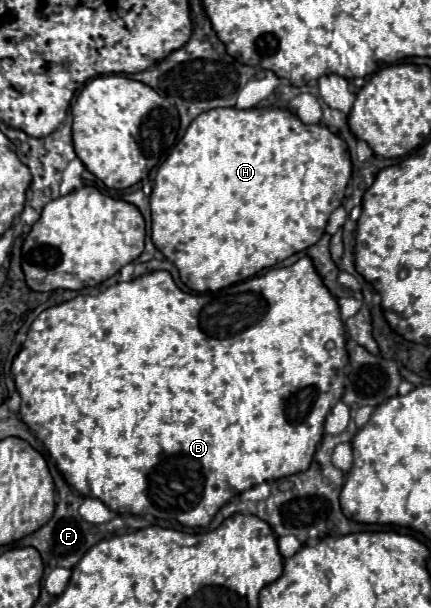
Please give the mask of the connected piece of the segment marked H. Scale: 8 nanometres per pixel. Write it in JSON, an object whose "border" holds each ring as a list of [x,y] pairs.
{"border":[[[220,107],[204,111],[158,167],[150,195],[152,241],[178,267],[184,285],[198,293],[218,291],[314,245],[324,235],[330,213],[344,199],[350,173],[348,149],[326,125],[306,125],[286,109]]]}

